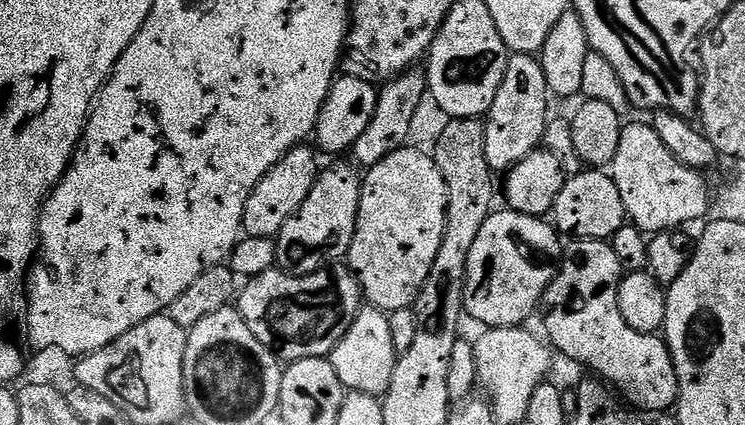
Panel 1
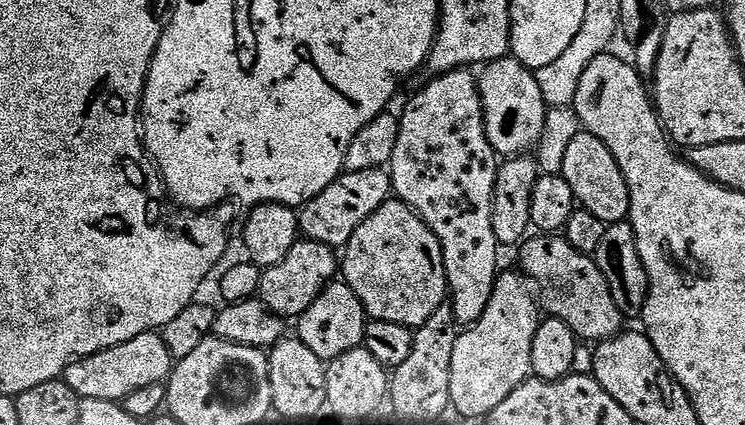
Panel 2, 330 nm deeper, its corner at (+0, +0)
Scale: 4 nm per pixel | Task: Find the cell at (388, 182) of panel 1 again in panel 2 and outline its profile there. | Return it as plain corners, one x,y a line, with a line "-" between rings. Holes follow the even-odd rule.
395,198
378,206
378,210
354,230
354,238
344,245
342,280
358,294
371,319
398,322
413,330
424,325
430,314
441,308
450,296
438,238
434,238
417,212

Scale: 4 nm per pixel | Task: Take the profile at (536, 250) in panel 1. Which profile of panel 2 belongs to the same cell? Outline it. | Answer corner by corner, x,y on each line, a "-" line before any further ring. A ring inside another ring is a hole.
560,234
533,235
523,241
520,250
519,271
548,295
549,317
566,322
572,333
584,342
613,340
620,335
626,317
618,310
614,294
610,294
610,286
593,257
574,250

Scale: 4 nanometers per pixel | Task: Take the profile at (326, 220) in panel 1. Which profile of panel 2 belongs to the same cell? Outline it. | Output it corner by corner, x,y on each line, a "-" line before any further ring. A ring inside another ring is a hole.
297,239
296,245
278,262
278,266
263,269
260,274
260,291
258,299
266,305
275,316
298,318
306,310
310,310
310,302
322,294
326,285
333,283
338,272
338,256
322,242

